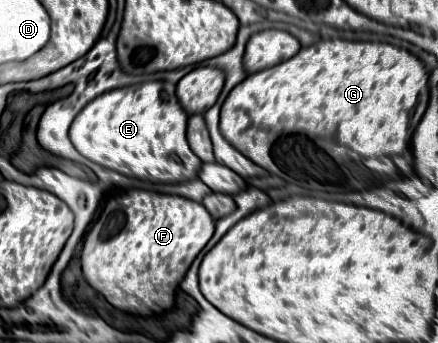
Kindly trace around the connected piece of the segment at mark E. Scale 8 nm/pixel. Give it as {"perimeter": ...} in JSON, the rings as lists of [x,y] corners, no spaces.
{"perimeter":[[[149,80],[97,96],[73,120],[69,138],[85,158],[105,168],[149,182],[177,184],[197,178],[201,170],[201,160],[187,144],[185,126],[187,114],[177,102],[175,84]]]}

